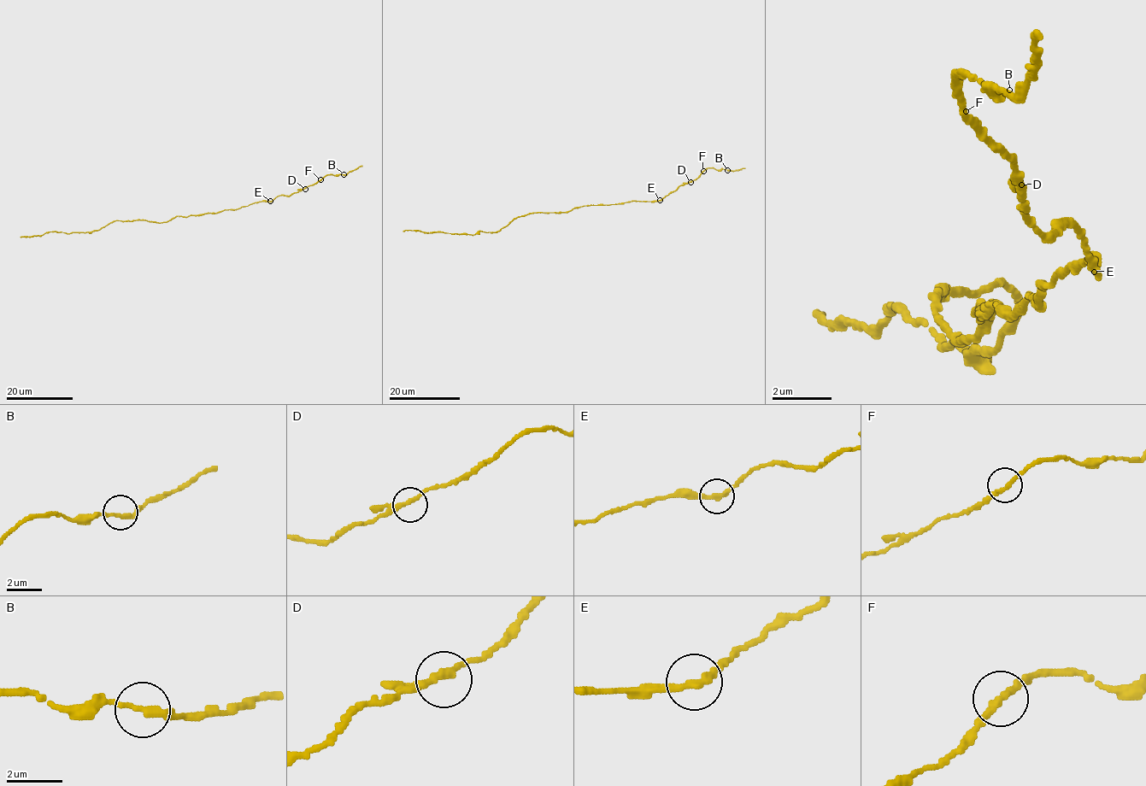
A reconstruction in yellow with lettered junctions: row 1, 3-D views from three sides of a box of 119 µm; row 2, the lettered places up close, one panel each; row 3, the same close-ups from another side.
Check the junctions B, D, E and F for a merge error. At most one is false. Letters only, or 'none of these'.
none of these

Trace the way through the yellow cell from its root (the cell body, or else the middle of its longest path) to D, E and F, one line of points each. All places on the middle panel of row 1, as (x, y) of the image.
D: (579, 207), (632, 201), (658, 201), (680, 185), (690, 182)
E: (579, 207), (660, 200)
F: (579, 207), (632, 201), (661, 200), (680, 185), (696, 180), (703, 171)

